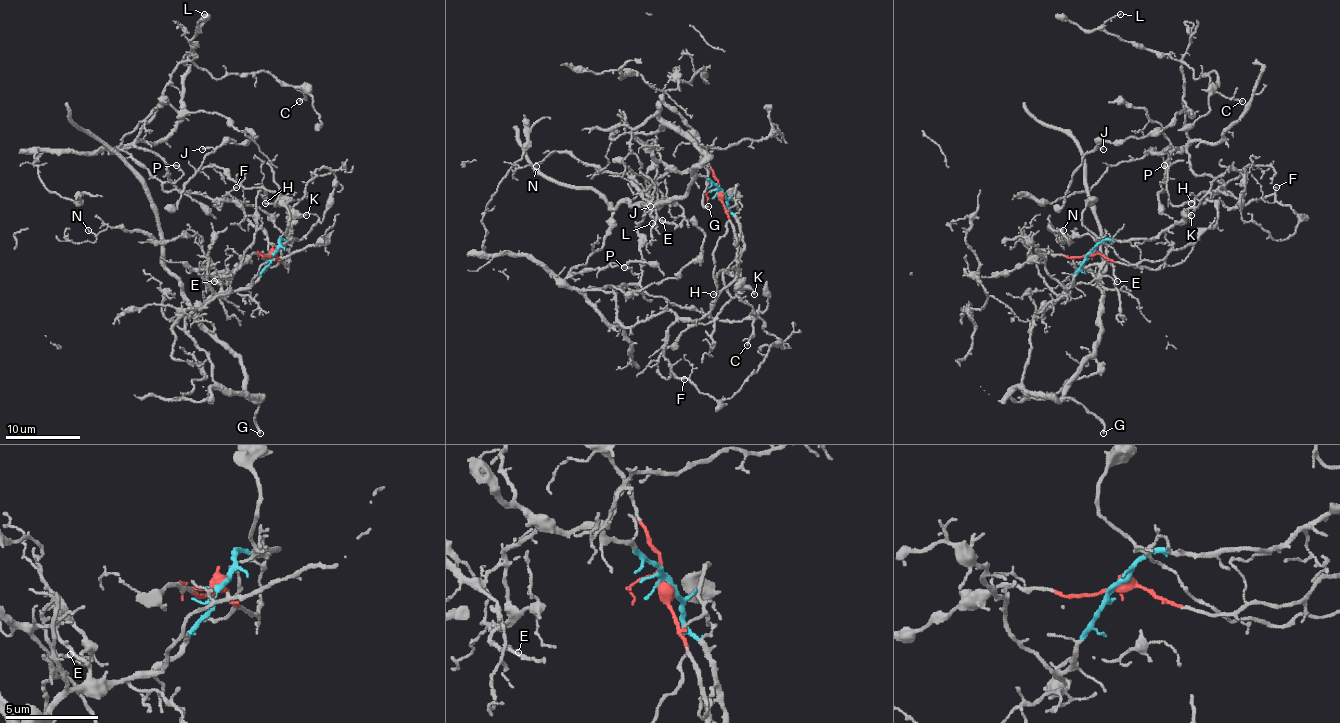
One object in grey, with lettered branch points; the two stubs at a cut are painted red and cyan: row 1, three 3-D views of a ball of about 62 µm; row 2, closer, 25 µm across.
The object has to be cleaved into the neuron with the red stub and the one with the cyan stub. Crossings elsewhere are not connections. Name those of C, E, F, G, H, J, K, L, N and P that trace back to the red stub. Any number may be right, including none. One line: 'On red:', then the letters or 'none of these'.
On red: C, F, J, L, P

